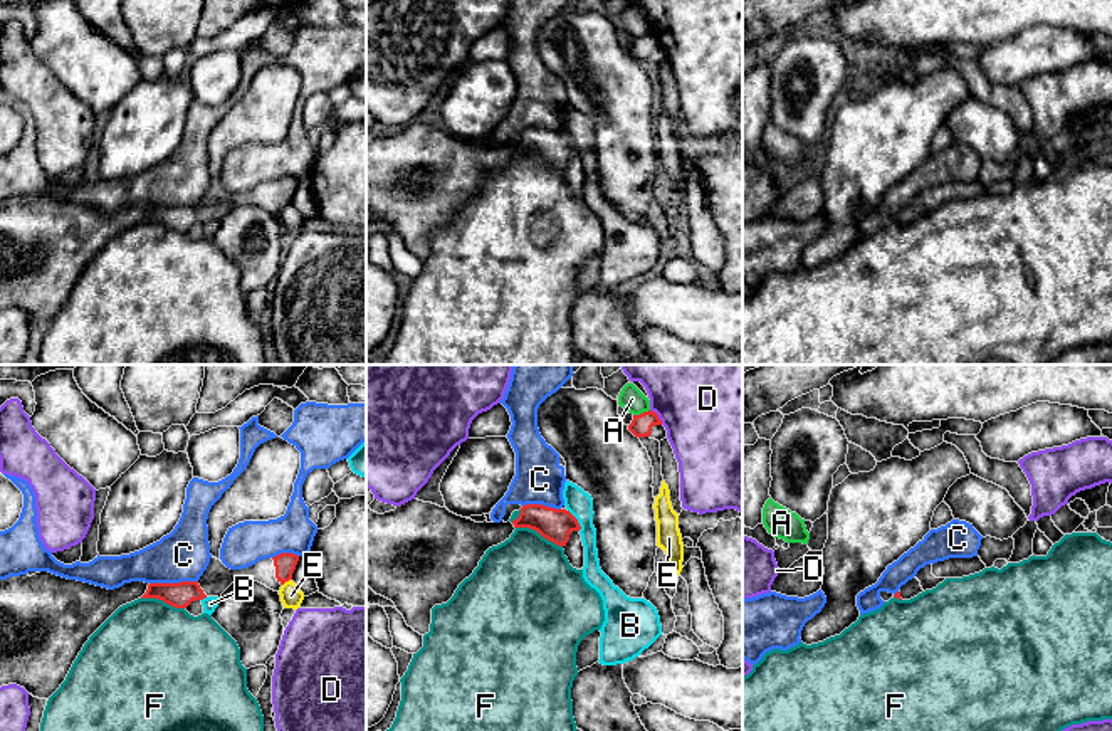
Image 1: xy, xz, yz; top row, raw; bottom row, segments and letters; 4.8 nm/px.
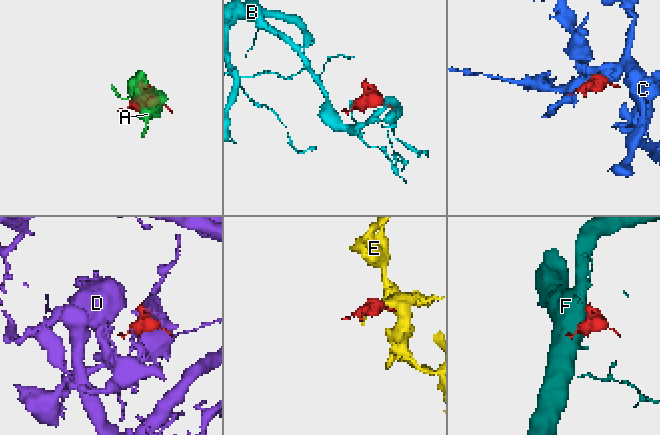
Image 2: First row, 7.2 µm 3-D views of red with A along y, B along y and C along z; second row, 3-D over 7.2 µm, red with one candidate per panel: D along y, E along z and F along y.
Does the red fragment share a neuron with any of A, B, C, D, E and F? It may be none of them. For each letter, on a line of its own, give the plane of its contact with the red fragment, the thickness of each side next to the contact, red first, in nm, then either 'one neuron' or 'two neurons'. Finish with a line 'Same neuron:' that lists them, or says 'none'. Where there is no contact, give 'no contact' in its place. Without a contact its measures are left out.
A: meets red in xz; 100 nm thick on the red side, 110 nm on the other; two neurons
B: meets red in xz; 160 nm thick on the red side, 120 nm on the other; two neurons
C: meets red in xy; 120 nm thick on the red side, 240 nm on the other; two neurons
D: meets red in xz; 100 nm thick on the red side, 480 nm on the other; two neurons
E: meets red in xy; 100 nm thick on the red side, 110 nm on the other; two neurons
F: meets red in xz; 160 nm thick on the red side, 460 nm on the other; two neurons
Same neuron: none

